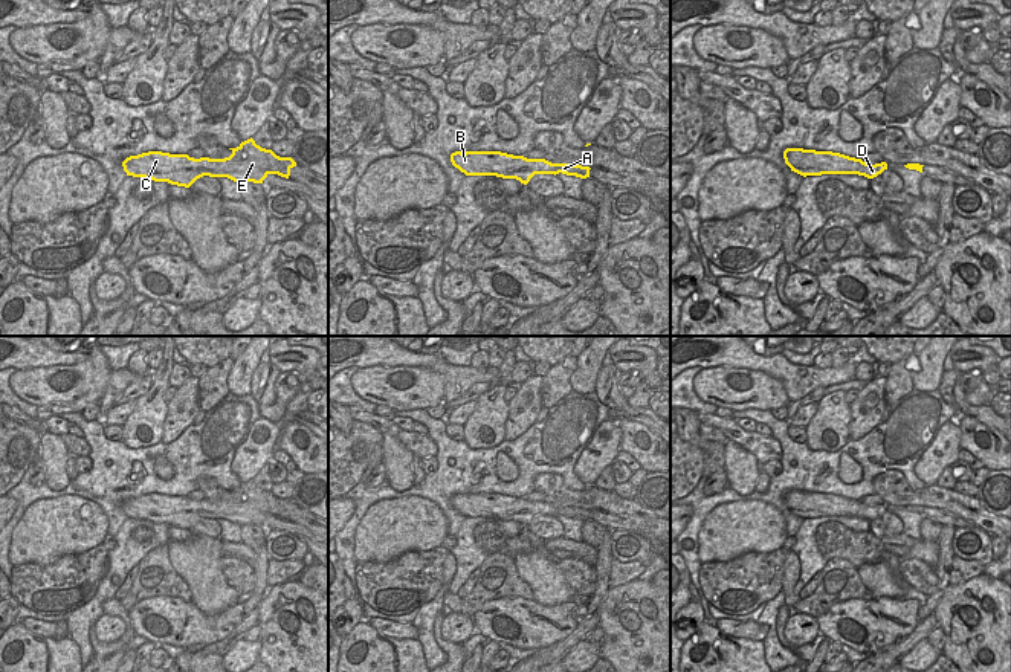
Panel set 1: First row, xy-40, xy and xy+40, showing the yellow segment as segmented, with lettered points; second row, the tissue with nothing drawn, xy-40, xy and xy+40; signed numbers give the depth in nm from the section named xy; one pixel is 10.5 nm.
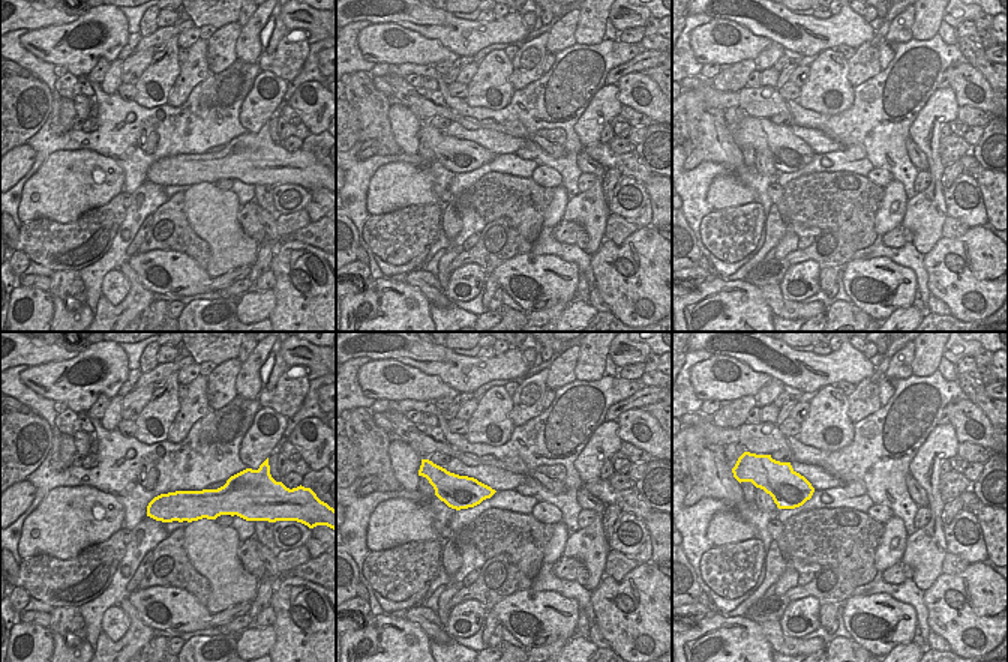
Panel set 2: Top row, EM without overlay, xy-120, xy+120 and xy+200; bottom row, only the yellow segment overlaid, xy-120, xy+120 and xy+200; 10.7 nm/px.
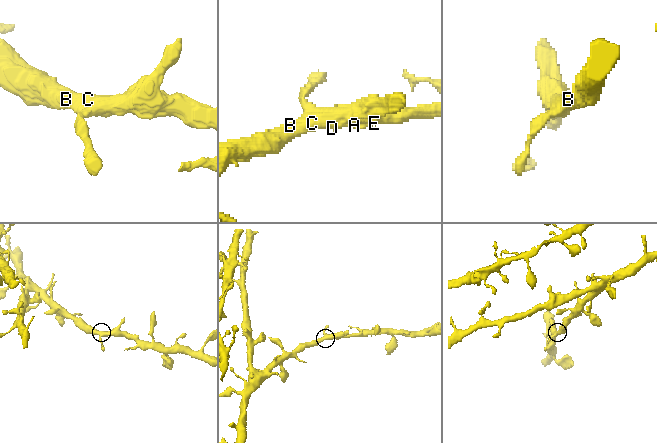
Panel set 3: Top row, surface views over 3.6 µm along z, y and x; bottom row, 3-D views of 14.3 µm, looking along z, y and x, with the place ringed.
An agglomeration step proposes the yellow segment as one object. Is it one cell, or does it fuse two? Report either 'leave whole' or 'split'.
leave whole

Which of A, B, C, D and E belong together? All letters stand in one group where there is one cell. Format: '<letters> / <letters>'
A B C D E

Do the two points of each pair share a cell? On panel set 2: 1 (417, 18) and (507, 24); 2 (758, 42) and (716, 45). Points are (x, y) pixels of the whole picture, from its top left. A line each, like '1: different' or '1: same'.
1: same
2: same

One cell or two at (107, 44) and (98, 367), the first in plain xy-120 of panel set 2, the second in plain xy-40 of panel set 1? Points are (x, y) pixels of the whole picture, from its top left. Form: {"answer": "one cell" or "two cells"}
{"answer": "one cell"}

